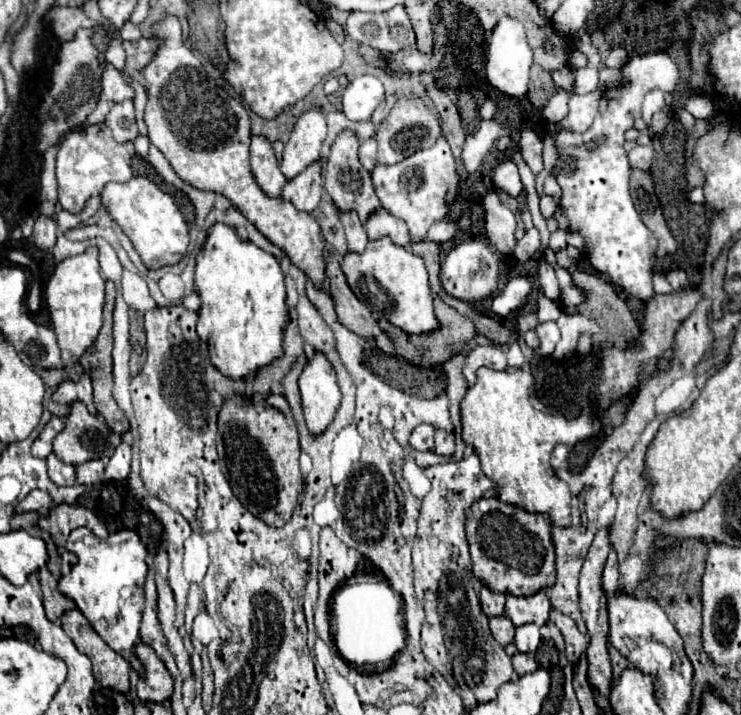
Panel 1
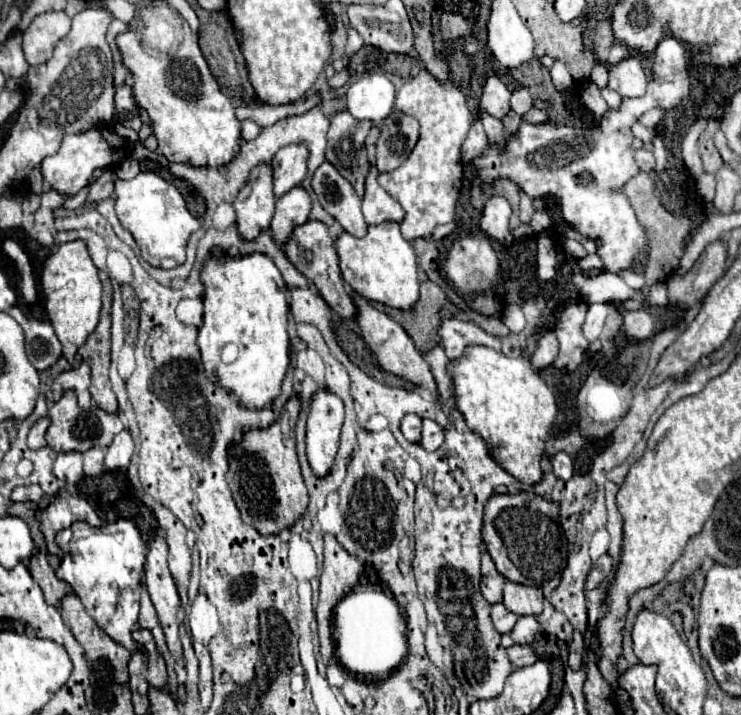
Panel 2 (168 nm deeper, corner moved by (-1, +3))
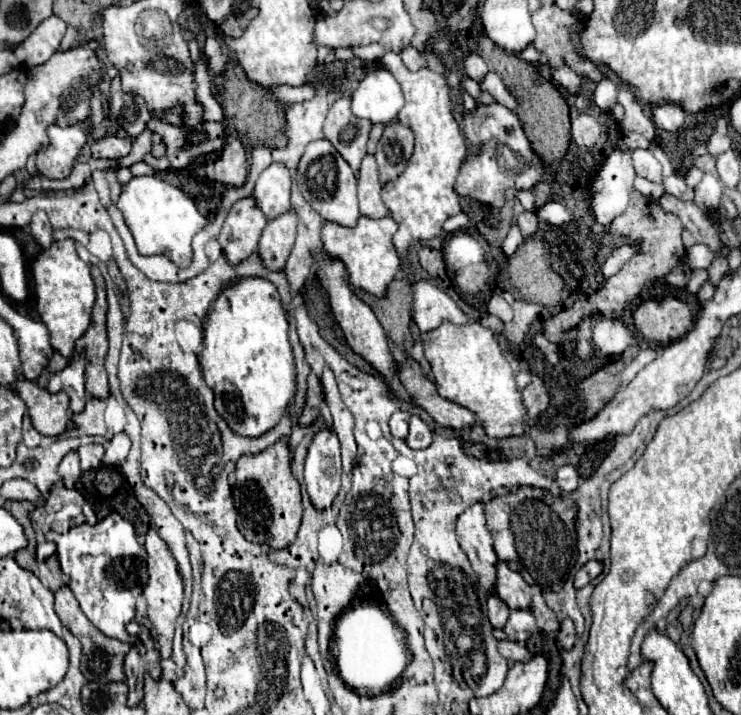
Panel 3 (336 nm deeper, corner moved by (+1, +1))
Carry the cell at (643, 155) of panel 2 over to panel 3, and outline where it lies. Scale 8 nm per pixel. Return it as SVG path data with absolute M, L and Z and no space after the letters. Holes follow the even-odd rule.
M636 149L632 153L632 159L634 159L634 169L638 175L642 175L650 181L656 181L656 183L664 183L662 165L658 163L658 159L648 149Z

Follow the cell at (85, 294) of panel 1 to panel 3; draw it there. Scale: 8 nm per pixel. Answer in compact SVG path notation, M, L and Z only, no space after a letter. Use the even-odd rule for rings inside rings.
M64 239L54 241L50 249L42 251L36 257L32 265L32 275L36 289L36 309L40 313L40 319L48 327L50 343L58 353L70 357L74 351L74 343L88 329L92 317L92 305L96 299L94 281L90 277L90 265L76 255L72 239Z

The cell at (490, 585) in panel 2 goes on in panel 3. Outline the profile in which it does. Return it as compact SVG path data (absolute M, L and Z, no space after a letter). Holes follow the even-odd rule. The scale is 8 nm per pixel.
M474 503L466 511L460 513L456 521L456 537L462 551L468 555L472 569L476 571L480 585L486 591L492 591L496 581L496 553L492 549L492 535L486 529L484 521L484 505Z

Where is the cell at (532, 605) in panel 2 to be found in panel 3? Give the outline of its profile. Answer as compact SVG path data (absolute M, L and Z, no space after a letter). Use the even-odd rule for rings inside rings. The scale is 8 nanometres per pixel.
M504 561L496 563L496 589L494 593L510 607L510 609L526 609L532 603L530 585L522 579L520 573L512 571Z

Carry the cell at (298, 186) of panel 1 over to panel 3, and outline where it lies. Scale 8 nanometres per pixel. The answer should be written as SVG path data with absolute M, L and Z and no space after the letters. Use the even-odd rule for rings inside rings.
M292 211L276 217L264 227L258 243L258 255L264 261L266 269L270 271L284 269L294 237L296 237L296 215L292 215Z

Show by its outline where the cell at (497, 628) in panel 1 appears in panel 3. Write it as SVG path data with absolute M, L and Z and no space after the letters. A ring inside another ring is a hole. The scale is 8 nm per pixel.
M496 595L488 597L488 619L494 625L494 629L502 629L504 627L506 619L508 619L508 613L510 613L510 609L502 599L498 599Z

